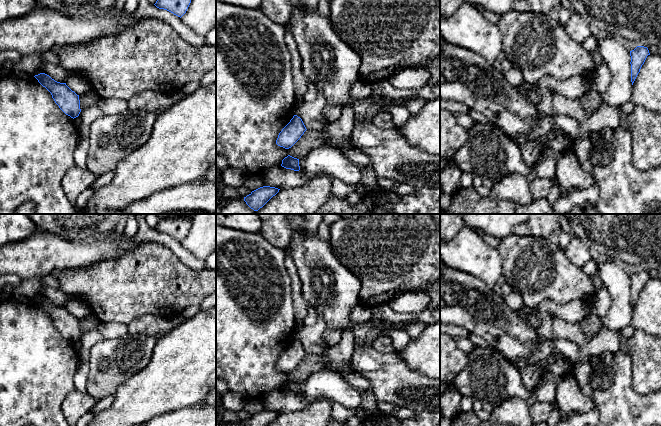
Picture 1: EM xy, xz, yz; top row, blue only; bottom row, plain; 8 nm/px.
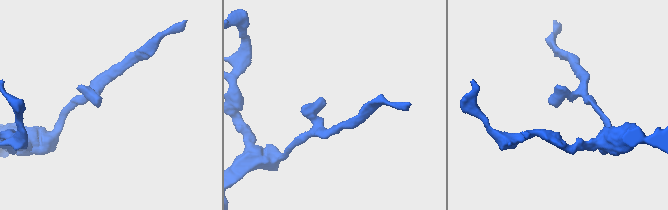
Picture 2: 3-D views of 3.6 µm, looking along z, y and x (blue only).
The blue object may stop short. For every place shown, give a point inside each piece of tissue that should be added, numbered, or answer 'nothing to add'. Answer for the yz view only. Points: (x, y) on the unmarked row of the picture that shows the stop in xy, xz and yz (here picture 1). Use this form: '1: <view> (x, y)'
nothing to add

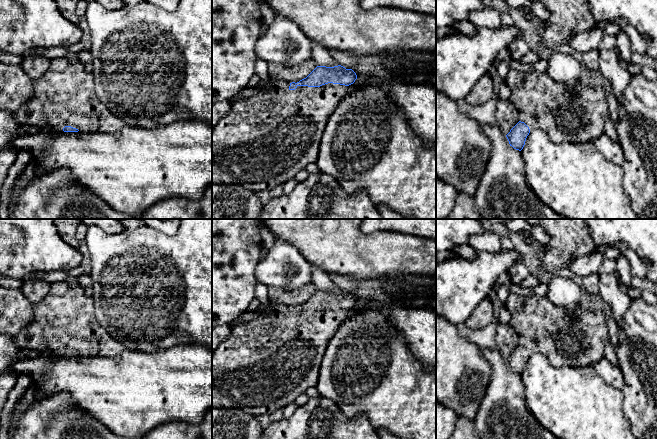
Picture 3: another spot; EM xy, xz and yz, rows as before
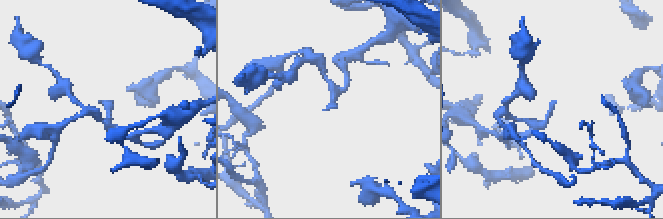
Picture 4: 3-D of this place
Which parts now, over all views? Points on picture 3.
1: xz (266, 363)

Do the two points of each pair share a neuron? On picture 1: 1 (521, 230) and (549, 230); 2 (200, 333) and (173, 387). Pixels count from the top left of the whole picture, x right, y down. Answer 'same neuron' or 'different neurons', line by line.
1: same neuron
2: same neuron

